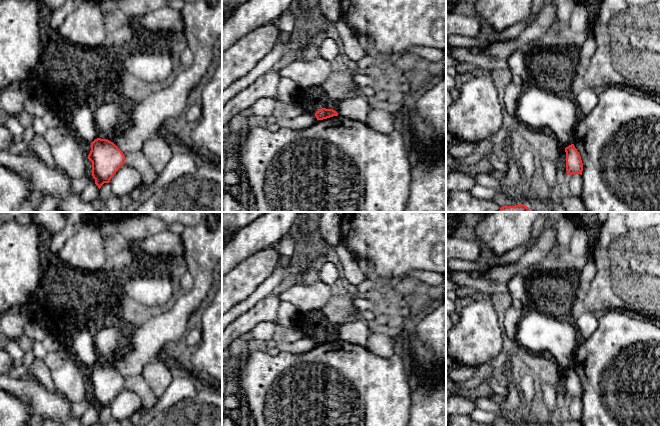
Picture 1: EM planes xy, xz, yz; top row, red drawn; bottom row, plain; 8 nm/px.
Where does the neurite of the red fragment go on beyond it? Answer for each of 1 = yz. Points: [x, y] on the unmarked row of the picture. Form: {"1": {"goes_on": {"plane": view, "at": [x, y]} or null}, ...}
{"1": {"goes_on": null}}

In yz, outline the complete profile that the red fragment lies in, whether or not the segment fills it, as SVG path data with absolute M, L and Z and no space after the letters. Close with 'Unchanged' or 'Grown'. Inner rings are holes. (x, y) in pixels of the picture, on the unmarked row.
M574 368L569 369L565 372L566 376L566 395L567 399L580 398L582 399L583 387L581 380Z. Unchanged

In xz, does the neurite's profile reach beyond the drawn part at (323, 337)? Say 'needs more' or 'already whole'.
already whole

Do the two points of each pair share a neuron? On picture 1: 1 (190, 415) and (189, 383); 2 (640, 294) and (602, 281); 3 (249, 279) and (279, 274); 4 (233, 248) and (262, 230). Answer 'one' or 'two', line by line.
1: two
2: one
3: two
4: one

